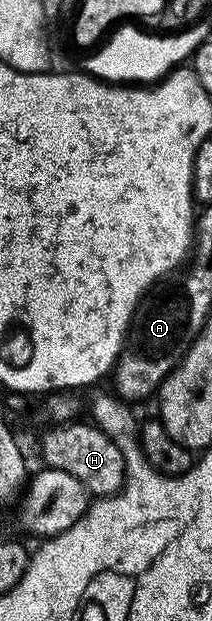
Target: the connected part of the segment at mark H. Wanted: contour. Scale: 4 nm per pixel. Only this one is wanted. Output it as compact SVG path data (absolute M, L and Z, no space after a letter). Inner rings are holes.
M71 422L45 431L48 433L40 444L44 464L72 474L93 497L113 496L123 488L126 479L126 461L122 458L122 450L118 450L111 436L96 427L95 423L82 423Z

